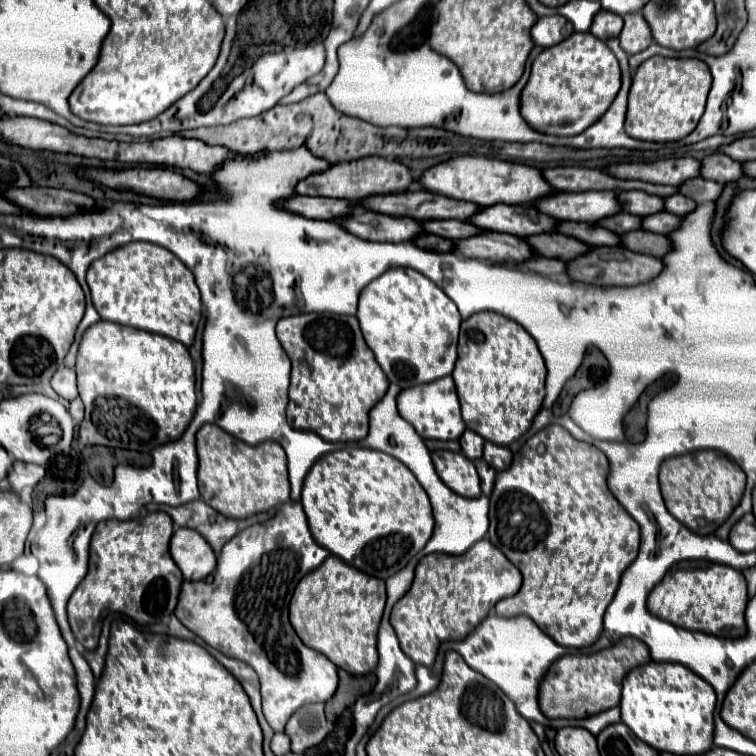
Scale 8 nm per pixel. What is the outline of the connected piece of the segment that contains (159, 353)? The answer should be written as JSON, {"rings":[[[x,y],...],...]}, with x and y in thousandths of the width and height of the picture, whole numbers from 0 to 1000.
{"rings":[[[131,423],[112,437],[104,452],[99,489],[104,524],[112,534],[112,553],[104,566],[104,579],[110,582],[110,587],[197,598],[205,590],[234,582],[247,569],[258,548],[261,521],[255,476],[250,471],[250,463],[224,444],[210,444],[194,437]]]}

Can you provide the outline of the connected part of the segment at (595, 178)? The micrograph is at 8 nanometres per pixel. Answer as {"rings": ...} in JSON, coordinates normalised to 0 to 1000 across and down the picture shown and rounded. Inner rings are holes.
{"rings":[[[737,220],[737,222],[721,222],[718,235],[726,241],[731,251],[853,251],[866,259],[888,259],[896,254],[890,246],[864,246],[858,241],[845,238],[813,238],[806,230],[784,222],[763,222],[763,220]]]}

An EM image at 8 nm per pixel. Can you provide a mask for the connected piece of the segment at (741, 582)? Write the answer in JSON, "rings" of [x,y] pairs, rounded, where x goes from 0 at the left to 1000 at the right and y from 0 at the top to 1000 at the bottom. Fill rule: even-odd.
{"rings":[[[938,741],[903,743],[906,749],[890,749],[880,765],[861,780],[856,804],[864,815],[906,833],[925,833],[948,839],[956,844],[985,839],[985,802],[988,802],[988,772],[978,754],[946,746]]]}

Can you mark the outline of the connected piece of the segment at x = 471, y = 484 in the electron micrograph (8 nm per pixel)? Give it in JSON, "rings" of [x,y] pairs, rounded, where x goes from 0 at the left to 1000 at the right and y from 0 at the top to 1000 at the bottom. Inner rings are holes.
{"rings":[[[575,595],[570,601],[575,622],[581,632],[604,653],[615,659],[631,659],[636,656],[634,630],[626,616],[626,611],[604,598],[597,595]]]}

